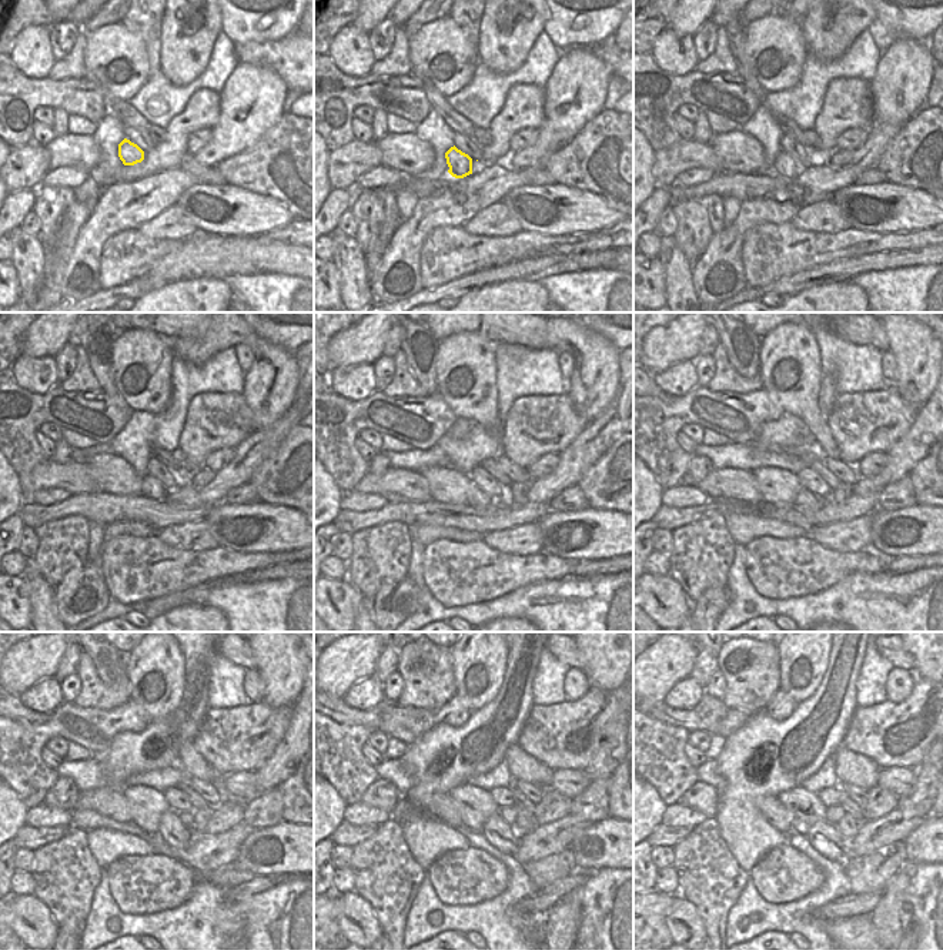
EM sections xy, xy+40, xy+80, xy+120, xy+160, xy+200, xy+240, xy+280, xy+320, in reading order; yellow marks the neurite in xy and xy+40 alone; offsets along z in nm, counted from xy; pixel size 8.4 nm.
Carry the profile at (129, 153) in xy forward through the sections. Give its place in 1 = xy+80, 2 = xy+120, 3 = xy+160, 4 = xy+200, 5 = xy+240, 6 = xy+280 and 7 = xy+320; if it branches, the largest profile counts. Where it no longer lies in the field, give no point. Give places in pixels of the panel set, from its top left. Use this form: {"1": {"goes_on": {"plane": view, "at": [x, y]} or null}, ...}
{"1": {"goes_on": {"plane": "xy+80", "at": [785, 166]}}, "2": {"goes_on": {"plane": "xy+120", "at": [151, 488]}}, "3": {"goes_on": {"plane": "xy+160", "at": [478, 498]}}, "4": {"goes_on": {"plane": "xy+200", "at": [806, 502]}}, "5": {"goes_on": {"plane": "xy+240", "at": [171, 829]}}, "6": {"goes_on": {"plane": "xy+280", "at": [502, 836]}}, "7": {"goes_on": {"plane": "xy+320", "at": [825, 838]}}}

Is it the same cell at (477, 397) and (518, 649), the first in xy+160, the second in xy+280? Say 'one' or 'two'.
two

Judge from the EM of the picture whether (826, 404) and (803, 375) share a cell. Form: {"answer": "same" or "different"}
{"answer": "different"}

